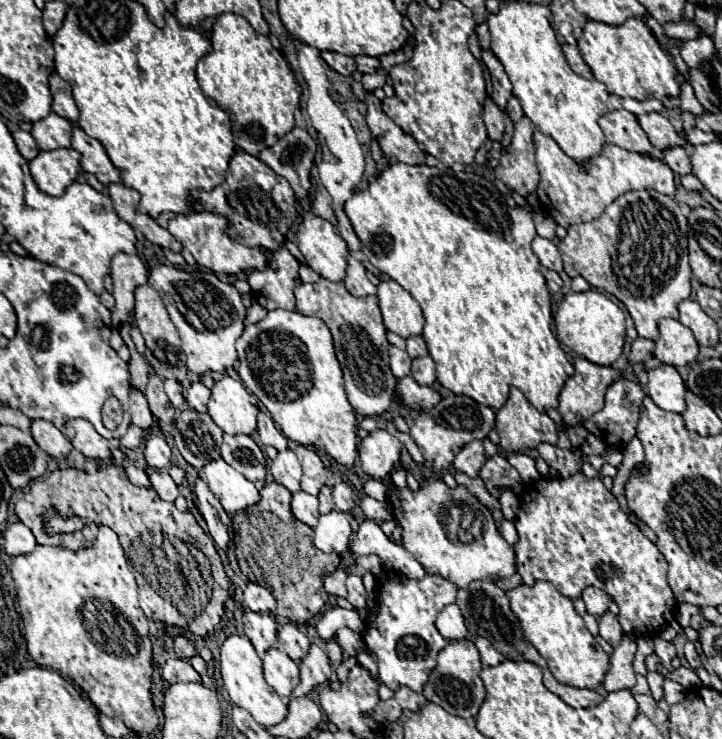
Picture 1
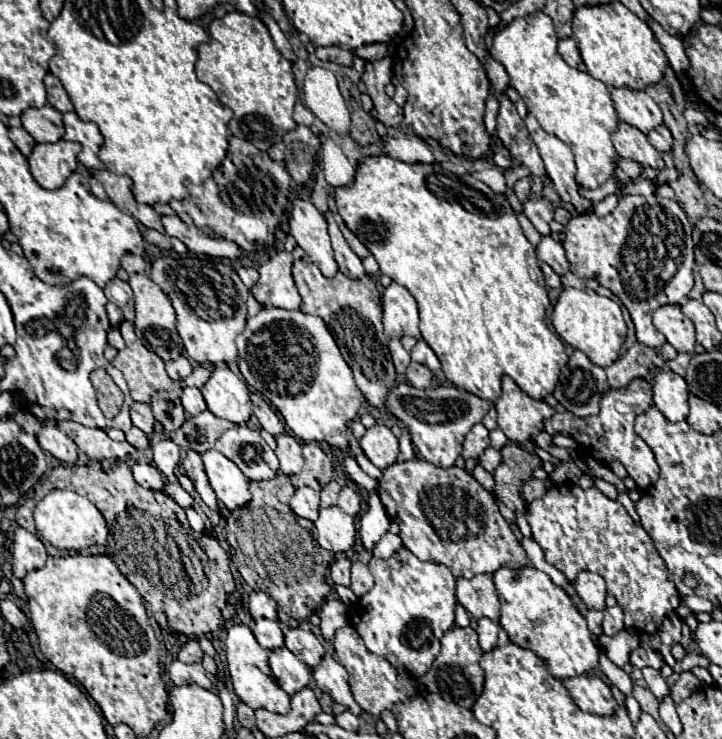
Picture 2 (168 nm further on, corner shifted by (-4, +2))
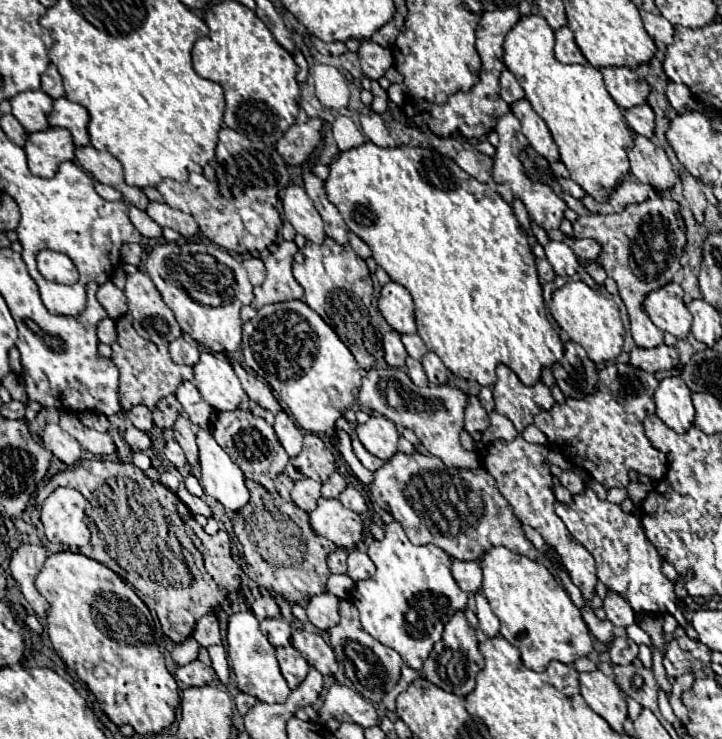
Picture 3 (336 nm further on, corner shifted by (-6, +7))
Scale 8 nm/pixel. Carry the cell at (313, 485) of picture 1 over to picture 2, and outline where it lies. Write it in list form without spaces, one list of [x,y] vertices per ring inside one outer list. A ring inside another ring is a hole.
[[[316,442],[302,444],[302,450],[304,450],[304,468],[298,477],[296,475],[290,477],[291,483],[298,488],[302,480],[306,486],[320,492],[332,480],[332,472],[334,472],[332,460],[322,452],[322,448]]]

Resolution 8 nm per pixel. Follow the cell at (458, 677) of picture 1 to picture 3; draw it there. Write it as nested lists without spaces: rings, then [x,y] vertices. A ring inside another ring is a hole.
[[[458,611],[444,627],[444,635],[442,641],[438,645],[434,645],[432,655],[428,657],[428,661],[424,663],[420,675],[424,679],[428,679],[430,683],[438,685],[440,689],[466,697],[474,685],[476,685],[476,675],[482,671],[484,667],[484,657],[478,651],[478,639],[476,639],[476,629],[472,629],[464,617],[462,611]]]

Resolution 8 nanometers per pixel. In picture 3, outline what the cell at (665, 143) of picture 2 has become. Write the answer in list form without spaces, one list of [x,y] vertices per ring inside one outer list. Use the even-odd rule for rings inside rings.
[[[638,105],[634,109],[628,109],[624,111],[624,117],[630,125],[630,129],[634,129],[638,135],[644,135],[644,137],[652,137],[654,135],[654,111],[650,105]]]

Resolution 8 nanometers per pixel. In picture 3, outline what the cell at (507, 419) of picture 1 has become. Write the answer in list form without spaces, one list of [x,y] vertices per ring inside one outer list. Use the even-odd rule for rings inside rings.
[[[498,365],[496,375],[498,381],[492,387],[496,413],[508,417],[518,433],[522,433],[528,425],[532,425],[534,417],[540,411],[548,411],[556,403],[550,389],[544,383],[526,387],[516,377],[516,373],[506,365]]]

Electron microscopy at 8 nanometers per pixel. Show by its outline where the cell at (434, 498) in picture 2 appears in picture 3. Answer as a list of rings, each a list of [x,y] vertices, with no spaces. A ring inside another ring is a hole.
[[[396,453],[390,461],[384,463],[382,469],[378,469],[374,483],[370,485],[370,493],[374,501],[388,511],[406,531],[410,543],[414,545],[426,545],[432,543],[446,551],[452,559],[458,561],[480,561],[486,551],[492,547],[506,547],[518,555],[524,555],[528,559],[536,559],[536,547],[524,537],[518,519],[514,517],[508,501],[500,495],[496,481],[492,475],[486,473],[486,469],[456,469],[456,467],[446,467],[438,457],[422,455],[422,453]]]

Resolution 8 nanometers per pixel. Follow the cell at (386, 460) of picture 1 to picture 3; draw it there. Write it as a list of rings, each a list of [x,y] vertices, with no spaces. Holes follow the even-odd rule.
[[[382,415],[370,417],[364,425],[356,427],[362,445],[382,461],[388,461],[398,451],[398,431],[394,423]]]

